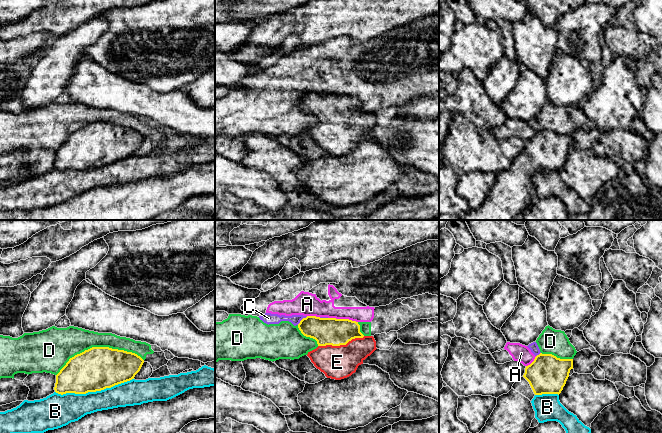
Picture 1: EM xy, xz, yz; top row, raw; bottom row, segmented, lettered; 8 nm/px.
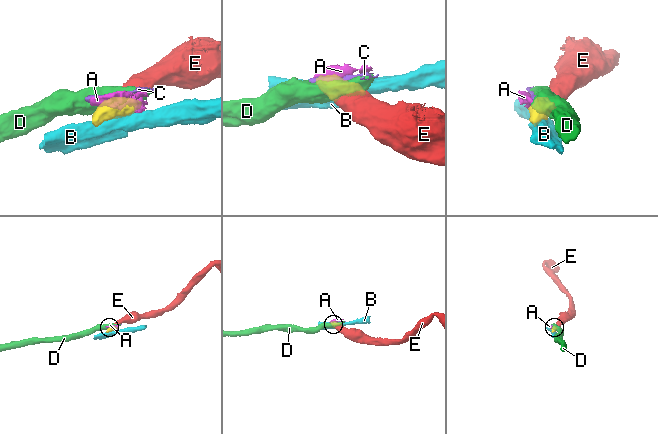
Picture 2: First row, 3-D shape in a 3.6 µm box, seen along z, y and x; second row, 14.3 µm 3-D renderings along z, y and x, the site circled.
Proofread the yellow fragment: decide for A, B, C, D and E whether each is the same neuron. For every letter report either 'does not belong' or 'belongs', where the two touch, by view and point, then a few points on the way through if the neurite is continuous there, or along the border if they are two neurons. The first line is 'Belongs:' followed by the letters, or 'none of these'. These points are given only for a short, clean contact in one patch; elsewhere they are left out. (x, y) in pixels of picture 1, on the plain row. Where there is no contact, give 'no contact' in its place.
Belongs: E
A: does not belong; meets yellow in xz at (343, 95)
B: does not belong; meets yellow in xy at (94, 167)
C: does not belong; meets yellow in xz at (302, 95); border along xz (307, 92), (297, 100)
D: does not belong; meets yellow in xy at (98, 123)
E: belongs; meets yellow in xz at (341, 120)

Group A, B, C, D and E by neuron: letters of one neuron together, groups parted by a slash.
A C D / B / E

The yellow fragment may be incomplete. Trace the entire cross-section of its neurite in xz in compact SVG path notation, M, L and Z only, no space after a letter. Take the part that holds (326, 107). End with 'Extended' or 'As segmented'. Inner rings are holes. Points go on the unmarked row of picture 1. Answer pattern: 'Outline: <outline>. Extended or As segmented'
Outline: M307 92L300 97L298 104L304 112L317 117L318 123L308 128L307 132L327 154L341 156L351 152L358 142L377 125L374 113L364 112L360 108L358 98L349 95Z. Extended

